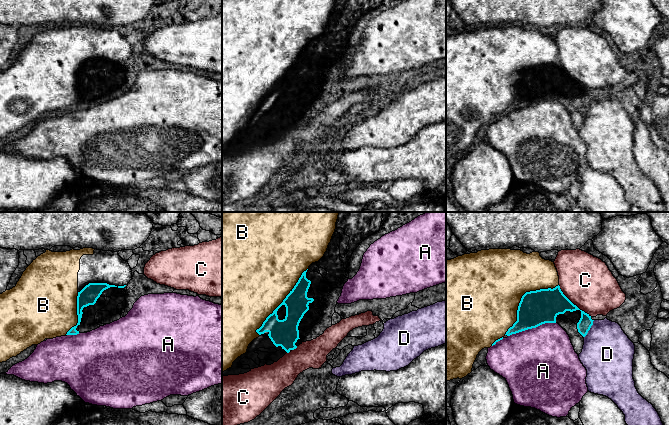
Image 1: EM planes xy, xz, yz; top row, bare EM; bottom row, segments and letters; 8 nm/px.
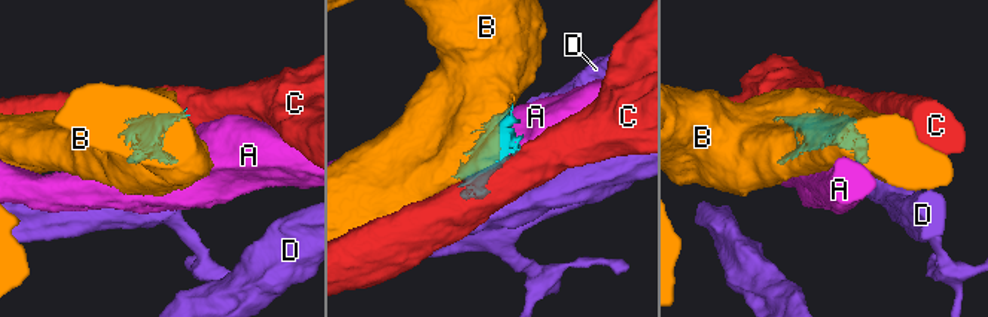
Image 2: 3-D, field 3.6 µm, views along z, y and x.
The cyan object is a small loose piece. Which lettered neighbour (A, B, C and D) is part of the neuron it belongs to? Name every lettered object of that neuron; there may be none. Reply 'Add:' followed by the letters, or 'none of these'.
Add: B

